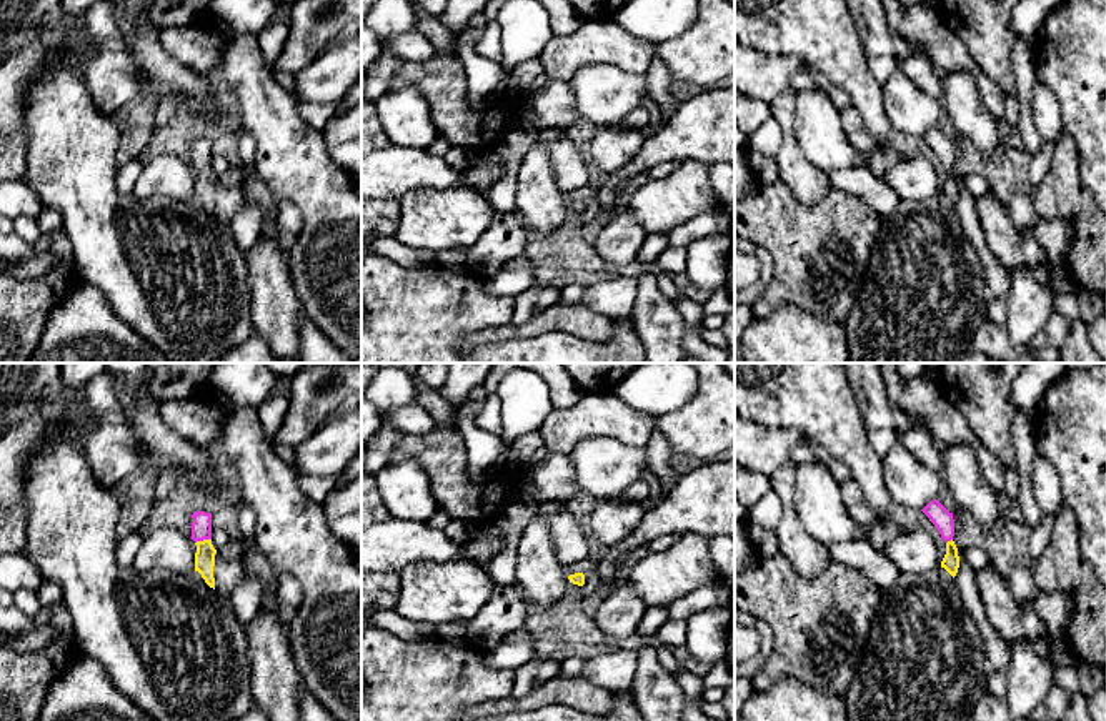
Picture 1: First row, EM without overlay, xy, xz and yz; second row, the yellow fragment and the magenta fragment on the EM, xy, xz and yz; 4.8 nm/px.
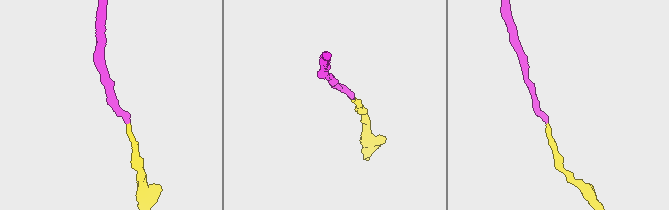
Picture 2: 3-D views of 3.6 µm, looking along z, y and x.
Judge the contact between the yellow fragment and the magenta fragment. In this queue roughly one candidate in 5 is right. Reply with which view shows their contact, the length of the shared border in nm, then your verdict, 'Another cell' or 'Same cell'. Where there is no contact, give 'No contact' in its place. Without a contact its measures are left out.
Touches yellow in xy. Shared border 80 nm. Same cell

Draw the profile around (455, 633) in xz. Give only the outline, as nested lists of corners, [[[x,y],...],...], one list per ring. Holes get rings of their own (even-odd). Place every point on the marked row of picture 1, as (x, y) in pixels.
[[[461,621],[438,624],[436,638],[440,638],[453,646],[470,646],[471,644],[470,638],[468,638],[466,623],[461,623]]]

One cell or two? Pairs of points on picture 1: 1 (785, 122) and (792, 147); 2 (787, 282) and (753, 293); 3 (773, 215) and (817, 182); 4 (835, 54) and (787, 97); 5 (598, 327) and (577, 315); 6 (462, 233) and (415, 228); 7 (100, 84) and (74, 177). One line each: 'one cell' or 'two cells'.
1: one cell
2: two cells
3: two cells
4: two cells
5: one cell
6: one cell
7: two cells

